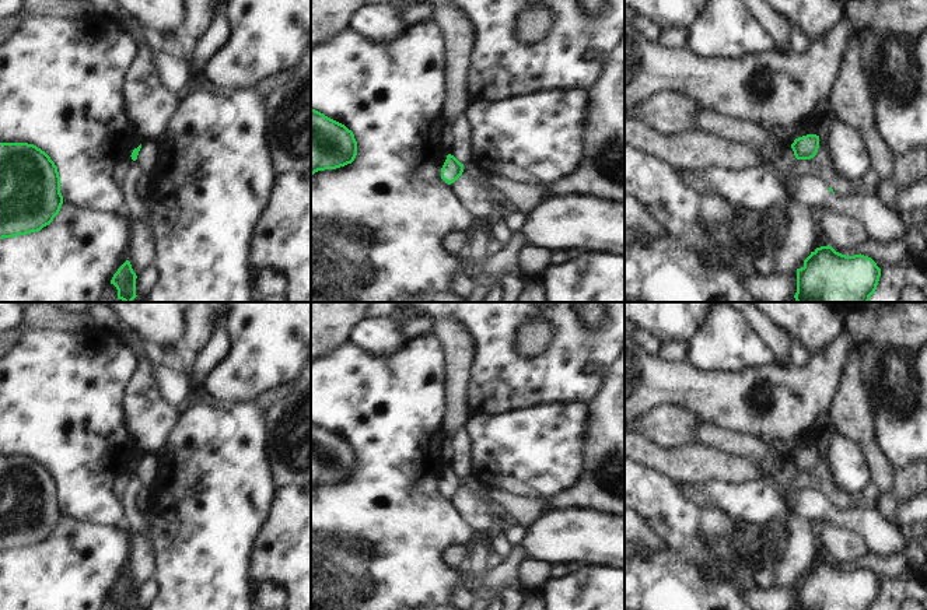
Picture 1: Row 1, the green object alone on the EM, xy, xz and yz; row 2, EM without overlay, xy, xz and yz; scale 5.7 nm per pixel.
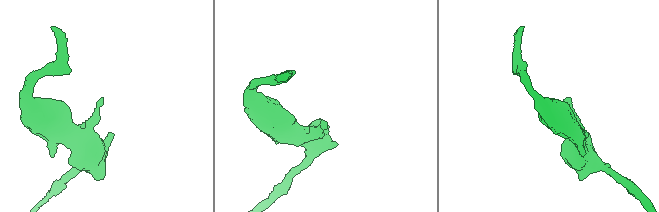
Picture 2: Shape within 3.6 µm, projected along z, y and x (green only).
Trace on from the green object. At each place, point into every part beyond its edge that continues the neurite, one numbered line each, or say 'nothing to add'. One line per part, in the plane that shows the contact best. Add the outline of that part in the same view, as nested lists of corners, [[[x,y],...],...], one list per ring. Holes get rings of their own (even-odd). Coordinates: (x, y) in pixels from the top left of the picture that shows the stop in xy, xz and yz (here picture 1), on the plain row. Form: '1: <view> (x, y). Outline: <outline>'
nothing to add

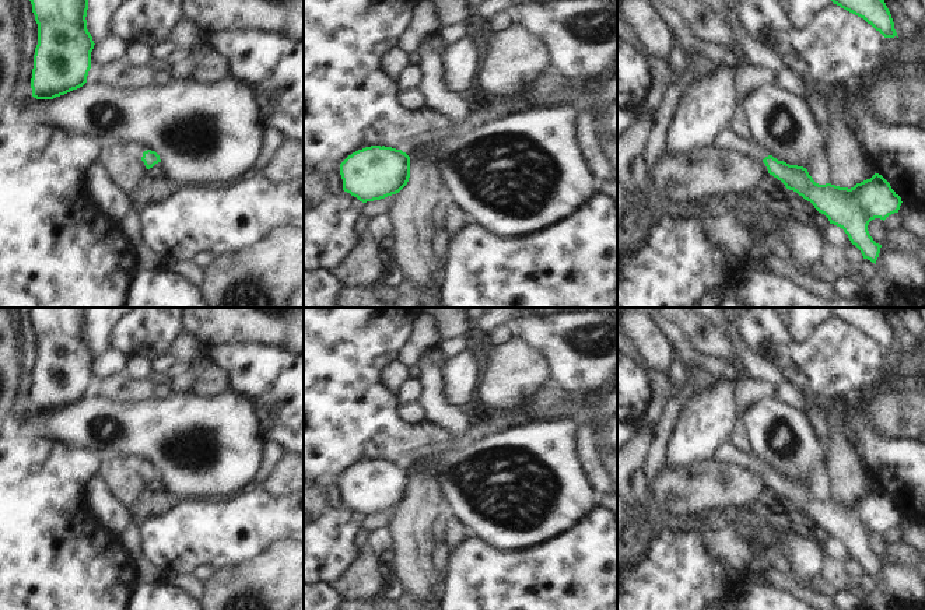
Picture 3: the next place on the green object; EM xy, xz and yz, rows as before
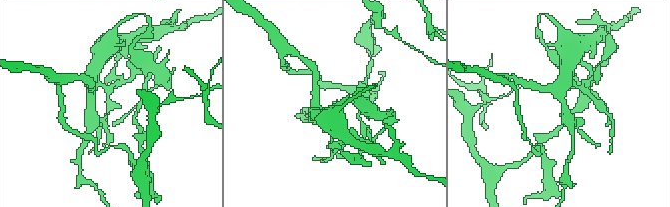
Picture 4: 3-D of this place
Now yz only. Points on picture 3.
1: yz (728, 454). Outline: [[[732,442],[721,445],[714,453],[714,460],[723,464],[736,464],[746,470],[760,473],[764,473],[765,470],[771,469],[758,458],[737,449]]]

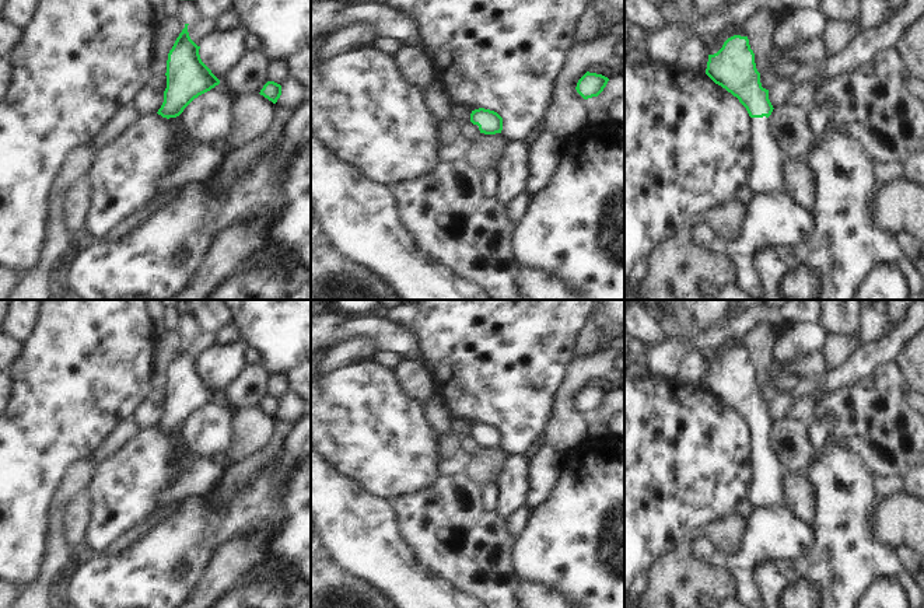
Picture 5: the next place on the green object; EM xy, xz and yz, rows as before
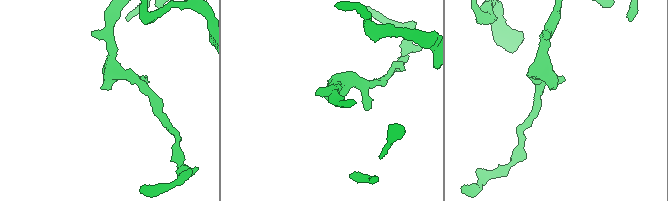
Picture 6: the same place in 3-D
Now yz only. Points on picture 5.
1: yz (767, 491). Outline: [[[752,431],[752,474],[749,502],[755,510],[788,507],[785,502],[785,479],[788,471],[771,450],[769,431]]]

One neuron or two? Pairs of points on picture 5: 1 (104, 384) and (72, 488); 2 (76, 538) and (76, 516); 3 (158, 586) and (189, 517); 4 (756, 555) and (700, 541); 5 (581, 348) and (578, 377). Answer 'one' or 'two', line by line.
1: two
2: one
3: one
4: one
5: two

